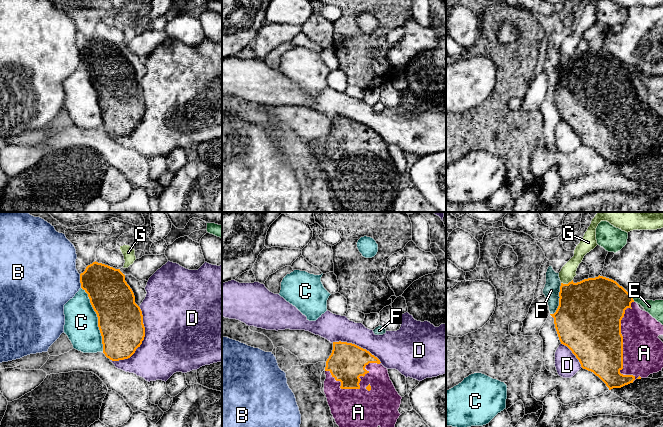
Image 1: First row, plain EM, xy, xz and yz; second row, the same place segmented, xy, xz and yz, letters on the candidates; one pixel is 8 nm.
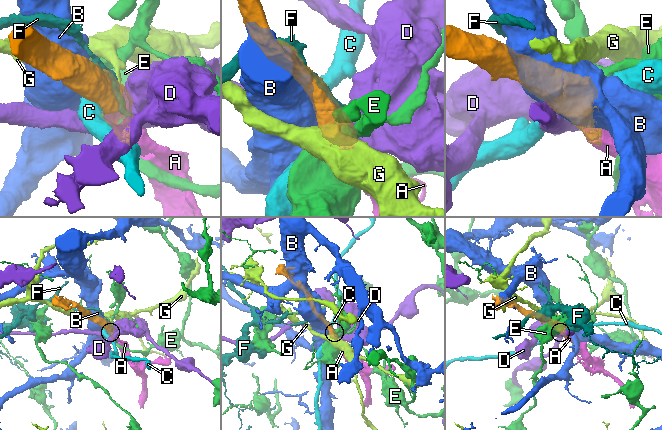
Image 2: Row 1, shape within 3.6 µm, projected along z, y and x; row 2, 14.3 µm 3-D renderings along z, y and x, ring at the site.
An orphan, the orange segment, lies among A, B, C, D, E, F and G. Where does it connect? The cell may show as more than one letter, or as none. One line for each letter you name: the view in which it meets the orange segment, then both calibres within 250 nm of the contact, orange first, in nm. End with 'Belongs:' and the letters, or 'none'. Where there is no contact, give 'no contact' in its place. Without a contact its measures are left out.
A: yz | 440/320 nm
Belongs: A

